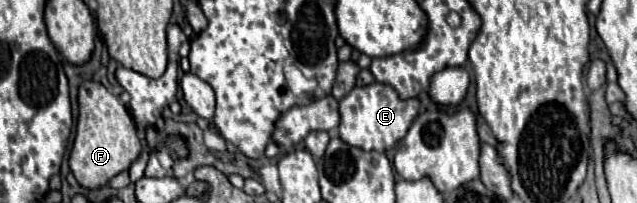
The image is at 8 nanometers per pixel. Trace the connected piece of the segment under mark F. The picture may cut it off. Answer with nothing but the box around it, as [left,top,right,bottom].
[69,81,141,187]

